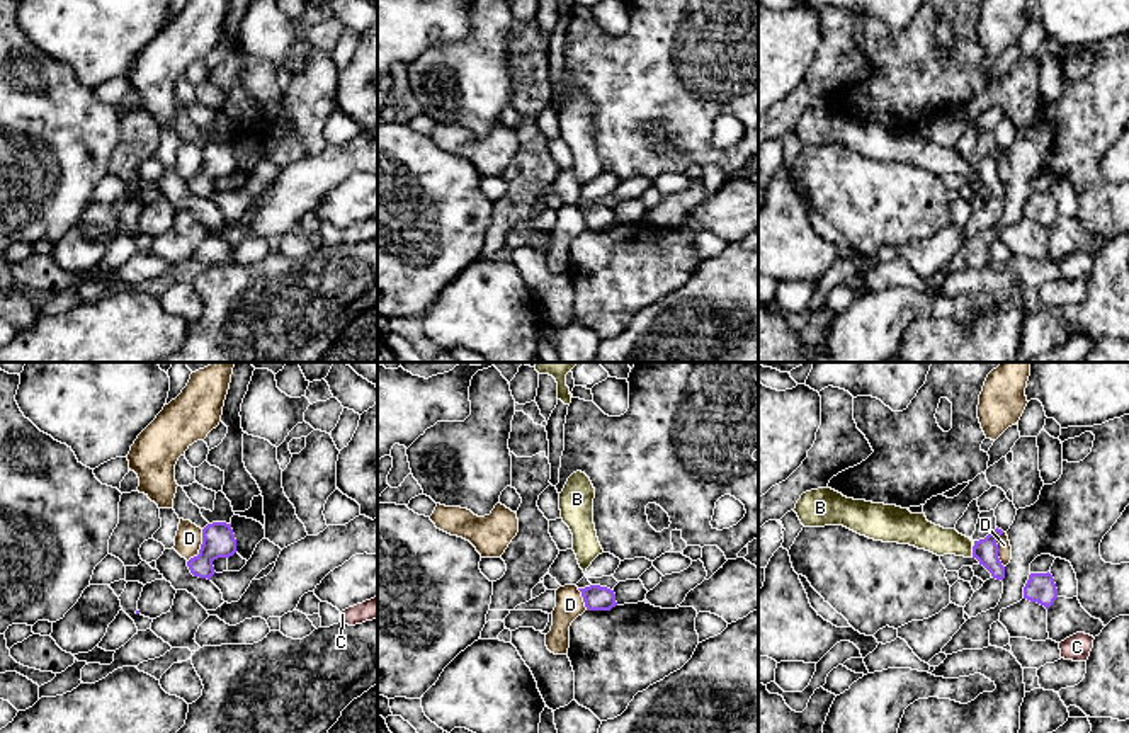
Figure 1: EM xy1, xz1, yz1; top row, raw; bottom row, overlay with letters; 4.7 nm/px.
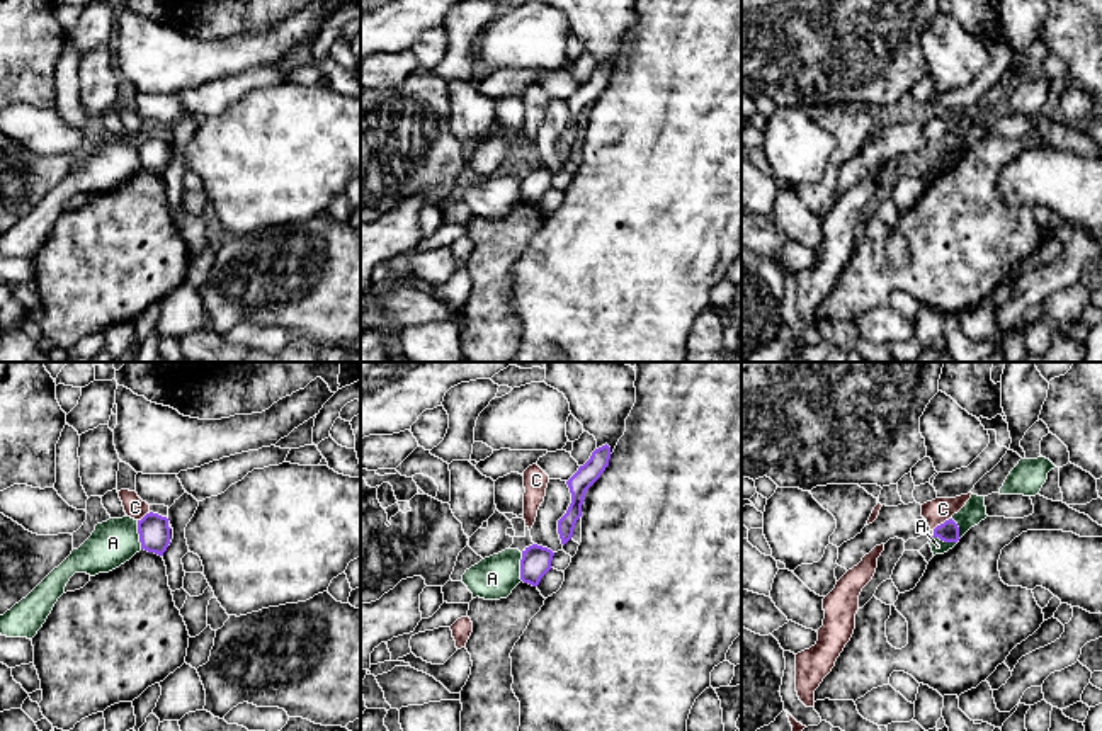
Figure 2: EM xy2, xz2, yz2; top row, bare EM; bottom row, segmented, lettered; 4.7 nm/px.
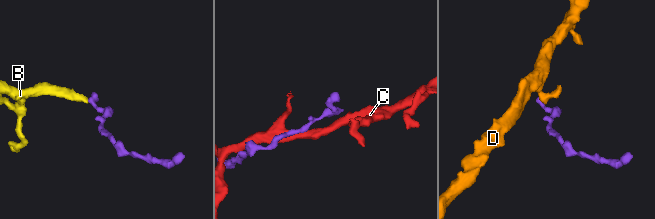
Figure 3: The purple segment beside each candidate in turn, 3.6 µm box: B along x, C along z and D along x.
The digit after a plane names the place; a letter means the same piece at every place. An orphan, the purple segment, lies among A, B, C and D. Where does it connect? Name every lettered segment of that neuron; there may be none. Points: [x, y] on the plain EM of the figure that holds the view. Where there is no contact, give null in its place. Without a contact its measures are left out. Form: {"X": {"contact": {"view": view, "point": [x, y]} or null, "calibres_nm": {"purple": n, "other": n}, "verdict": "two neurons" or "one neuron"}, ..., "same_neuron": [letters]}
{"A": {"contact": {"view": "yz2", "point": [951, 160]}, "calibres_nm": {"purple": 100, "other": 70}, "verdict": "two neurons"}, "B": {"contact": {"view": "yz1", "point": [973, 170]}, "calibres_nm": {"purple": 110, "other": 140}, "verdict": "one neuron"}, "C": {"contact": {"view": "yz2", "point": [941, 143]}, "calibres_nm": {"purple": 100, "other": 120}, "verdict": "two neurons"}, "D": {"contact": {"view": "xy1", "point": [201, 165]}, "calibres_nm": {"purple": 160, "other": 130}, "verdict": "two neurons"}, "same_neuron": ["B"]}

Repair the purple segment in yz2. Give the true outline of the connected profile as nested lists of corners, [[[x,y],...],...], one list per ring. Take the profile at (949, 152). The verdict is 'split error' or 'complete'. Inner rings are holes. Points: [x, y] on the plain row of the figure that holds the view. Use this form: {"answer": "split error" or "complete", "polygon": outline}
{"answer": "complete", "polygon": [[[949,138],[934,148],[932,156],[939,156],[944,162],[957,162],[959,160],[959,146],[952,138]]]}

